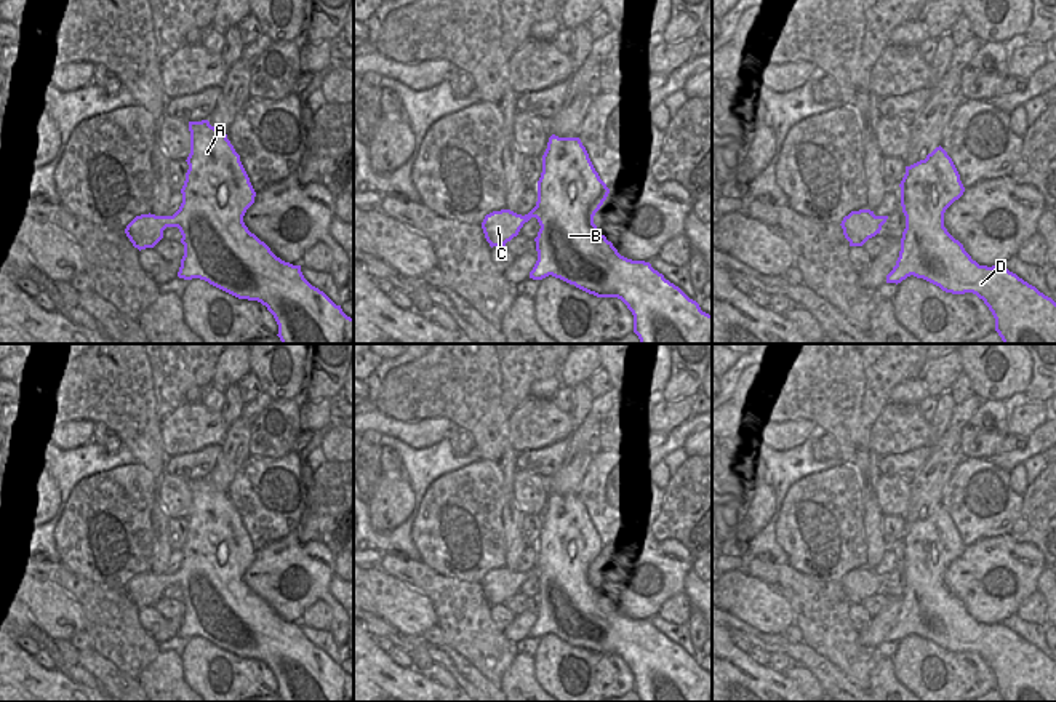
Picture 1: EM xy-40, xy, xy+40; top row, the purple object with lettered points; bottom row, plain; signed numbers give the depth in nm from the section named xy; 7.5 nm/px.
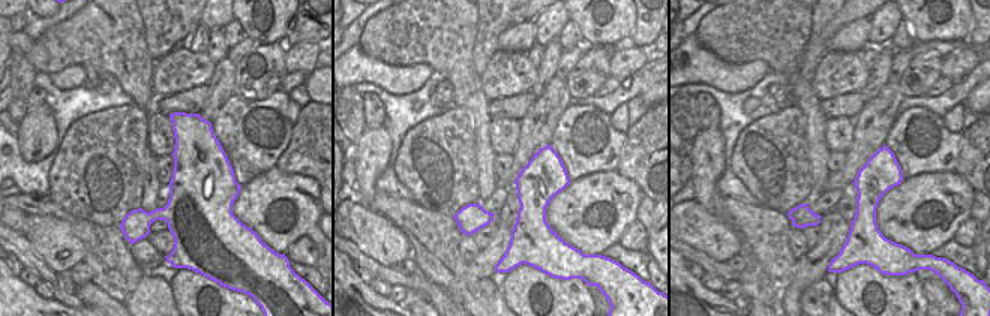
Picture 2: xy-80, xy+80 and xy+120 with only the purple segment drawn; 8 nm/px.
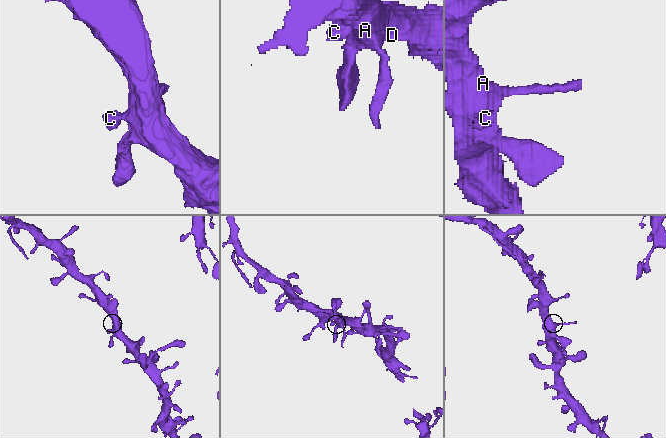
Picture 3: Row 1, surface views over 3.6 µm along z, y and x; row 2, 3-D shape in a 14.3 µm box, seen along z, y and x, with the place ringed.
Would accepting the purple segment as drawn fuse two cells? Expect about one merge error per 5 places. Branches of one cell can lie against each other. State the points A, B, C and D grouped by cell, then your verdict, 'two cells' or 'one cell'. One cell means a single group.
A B C D; one cell

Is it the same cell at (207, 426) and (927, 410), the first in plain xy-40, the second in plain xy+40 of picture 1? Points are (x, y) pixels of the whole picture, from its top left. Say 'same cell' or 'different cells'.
different cells

